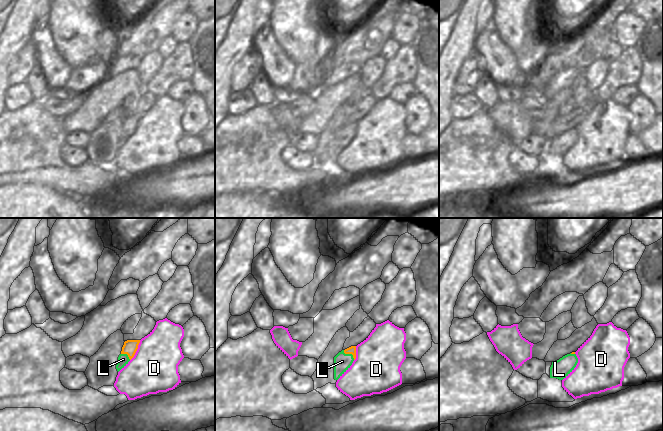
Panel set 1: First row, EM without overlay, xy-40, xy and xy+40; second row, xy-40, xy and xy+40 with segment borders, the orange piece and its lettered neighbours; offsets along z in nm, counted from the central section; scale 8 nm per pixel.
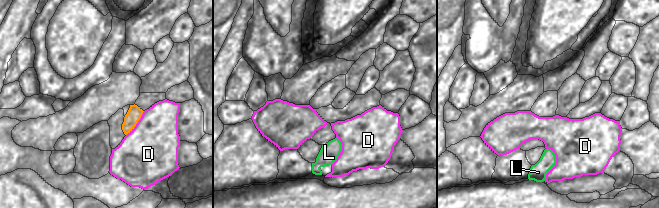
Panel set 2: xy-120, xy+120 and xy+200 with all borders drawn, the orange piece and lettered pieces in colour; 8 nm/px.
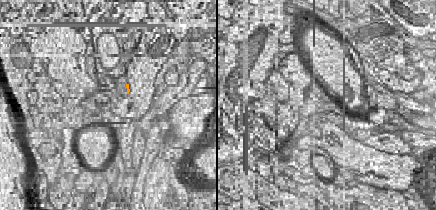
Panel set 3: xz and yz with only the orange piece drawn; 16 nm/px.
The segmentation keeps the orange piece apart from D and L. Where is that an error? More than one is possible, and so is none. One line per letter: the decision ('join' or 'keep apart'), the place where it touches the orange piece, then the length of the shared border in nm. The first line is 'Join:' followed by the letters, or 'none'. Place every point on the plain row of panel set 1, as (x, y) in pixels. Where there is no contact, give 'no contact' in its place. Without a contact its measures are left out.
Join: L
D: keep apart; contact xy-40 (136, 126); length 190 nm
L: join; contact xy (349, 129); length 120 nm

